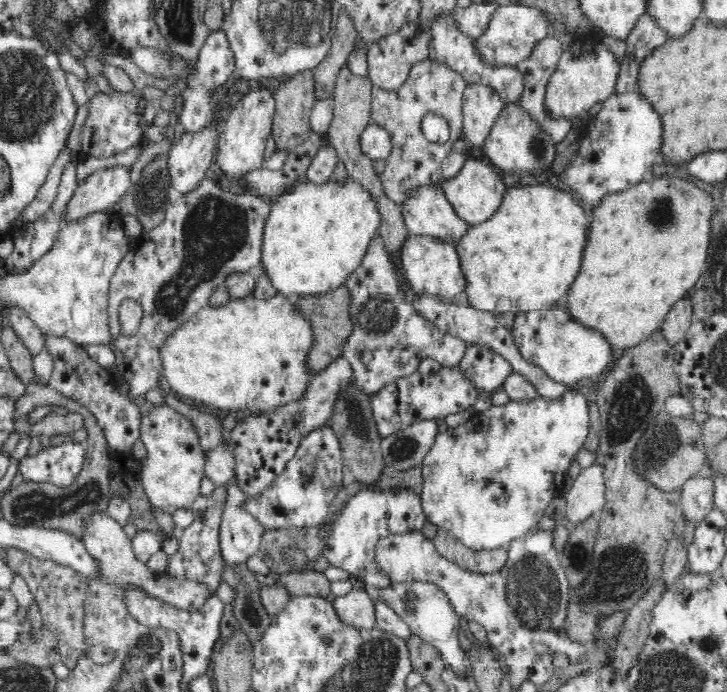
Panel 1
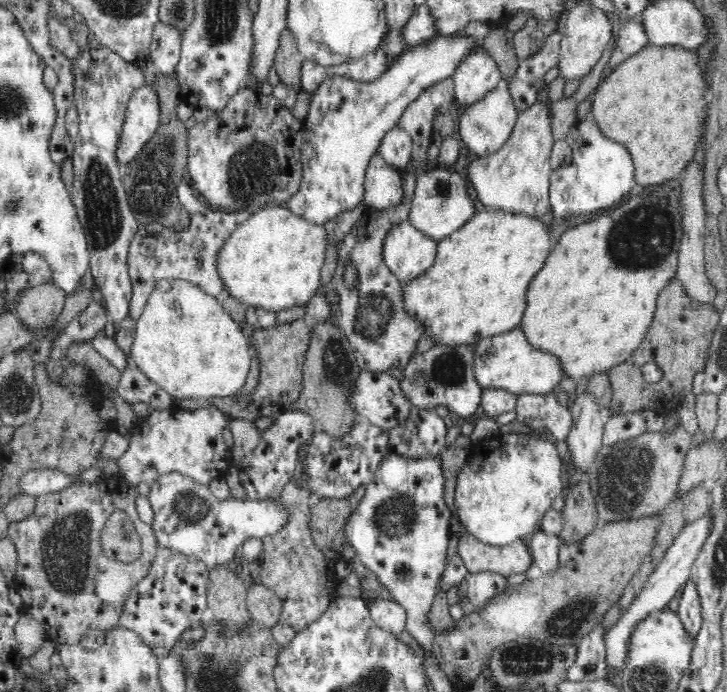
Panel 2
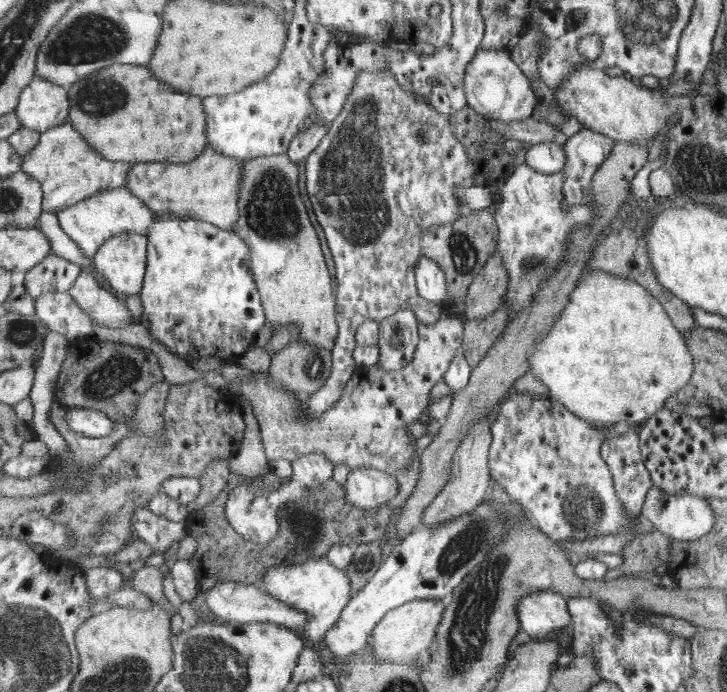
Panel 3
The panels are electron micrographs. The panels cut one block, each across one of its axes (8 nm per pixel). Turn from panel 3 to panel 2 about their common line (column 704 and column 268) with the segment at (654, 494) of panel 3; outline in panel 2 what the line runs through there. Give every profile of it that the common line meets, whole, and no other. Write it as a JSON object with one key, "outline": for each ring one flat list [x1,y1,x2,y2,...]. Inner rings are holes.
{"outline":[[175,472,158,476,149,488,148,499,154,513,152,531,158,544,197,557,206,563,210,571,216,567,216,564,233,560,236,548,242,546,246,538,264,539,268,535,276,534,286,524,286,509,280,503,276,503,274,498,255,501,248,498,235,499,231,496,228,500,220,500,209,491,209,485,196,483,194,479]]}

